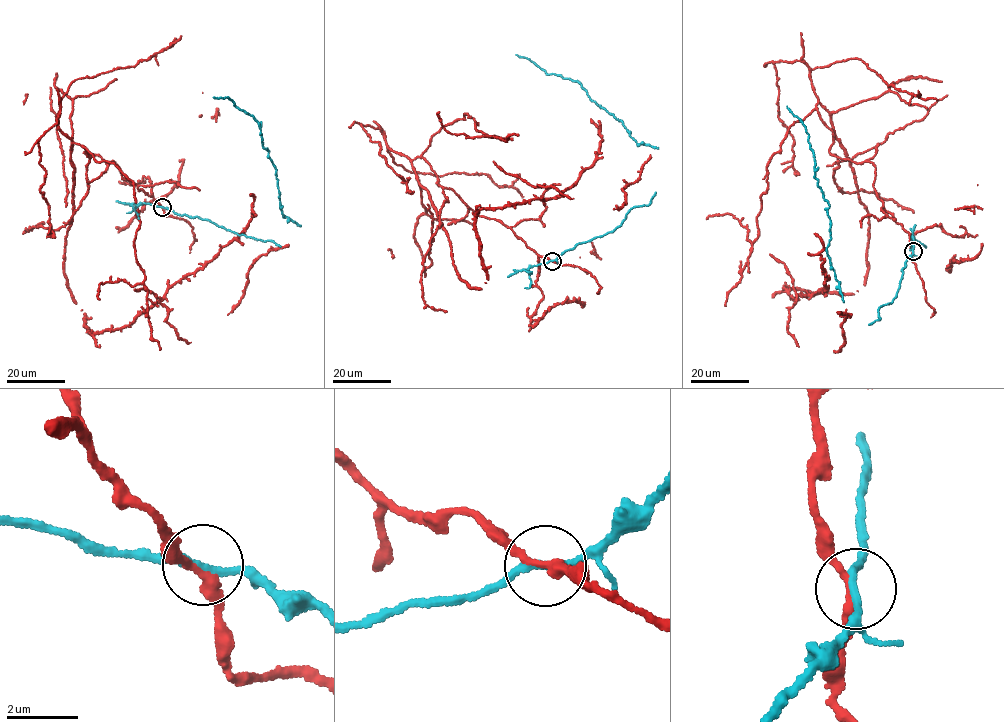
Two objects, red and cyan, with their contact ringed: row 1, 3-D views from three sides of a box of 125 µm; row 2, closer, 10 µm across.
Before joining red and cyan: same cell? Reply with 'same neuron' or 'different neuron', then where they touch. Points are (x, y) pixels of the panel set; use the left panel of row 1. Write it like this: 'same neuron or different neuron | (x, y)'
different neuron | (162, 207)

